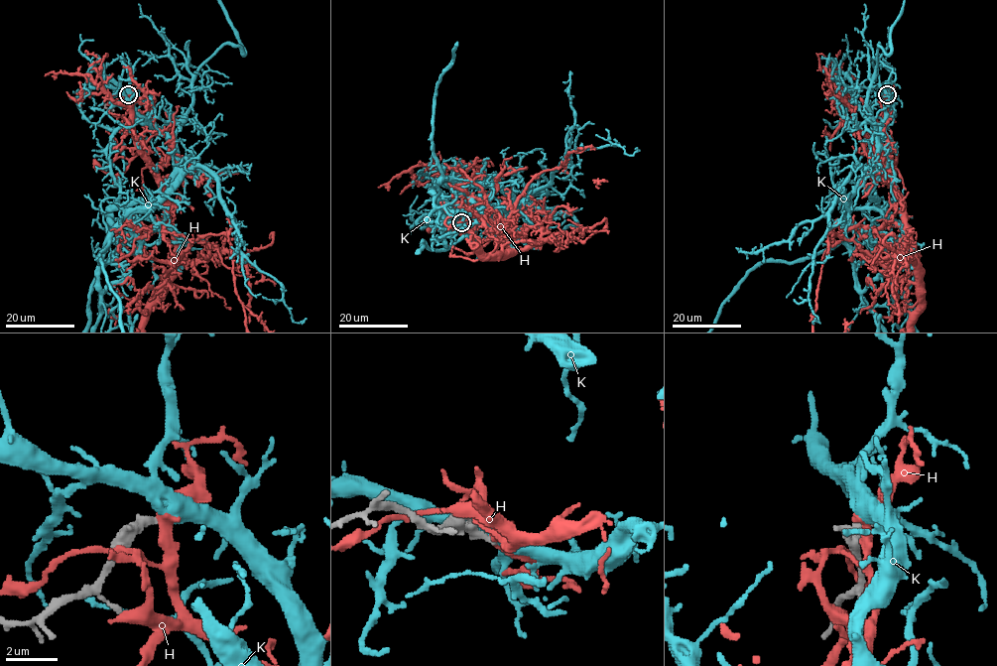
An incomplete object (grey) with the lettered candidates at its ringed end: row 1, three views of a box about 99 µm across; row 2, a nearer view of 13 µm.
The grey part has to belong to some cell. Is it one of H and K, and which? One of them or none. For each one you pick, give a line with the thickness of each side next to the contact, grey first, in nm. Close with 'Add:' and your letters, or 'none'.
K: 280/550 nm
Add: K

